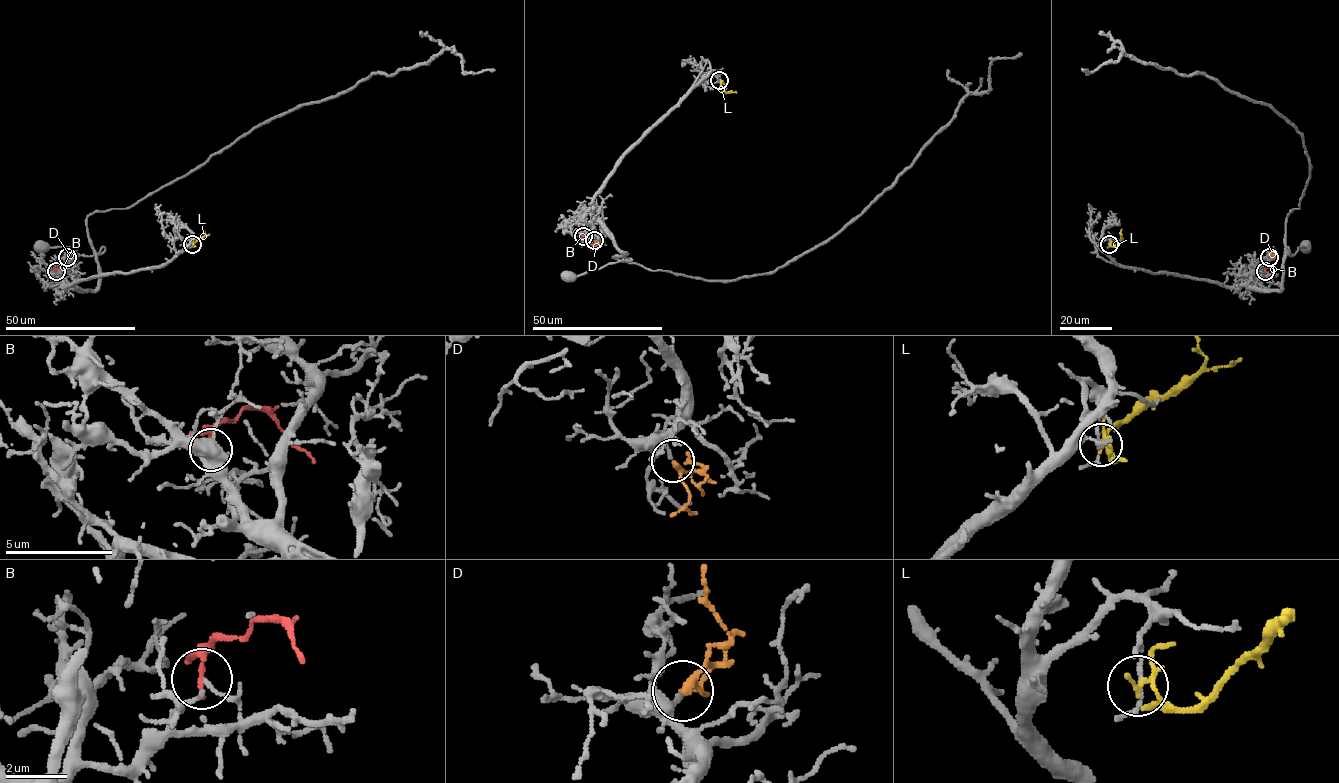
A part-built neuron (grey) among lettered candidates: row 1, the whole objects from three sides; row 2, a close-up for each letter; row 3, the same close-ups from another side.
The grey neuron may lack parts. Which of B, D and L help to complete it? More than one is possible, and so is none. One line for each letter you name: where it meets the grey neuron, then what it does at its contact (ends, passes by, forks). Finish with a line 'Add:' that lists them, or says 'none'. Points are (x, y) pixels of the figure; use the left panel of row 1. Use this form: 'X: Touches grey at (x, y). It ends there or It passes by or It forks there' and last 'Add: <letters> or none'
D: Touches grey at (67, 257). It passes by
Add: D

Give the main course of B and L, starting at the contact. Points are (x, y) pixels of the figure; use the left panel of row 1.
B: (55, 271), (61, 266), (69, 272)
L: (192, 244), (205, 235), (202, 229)

